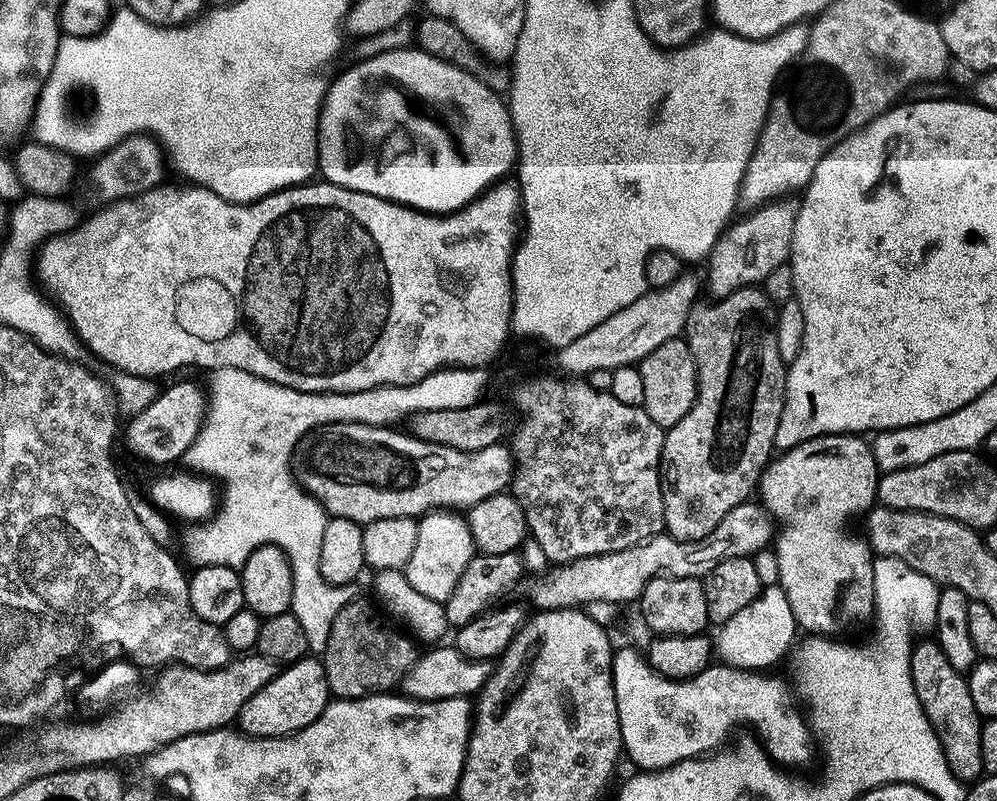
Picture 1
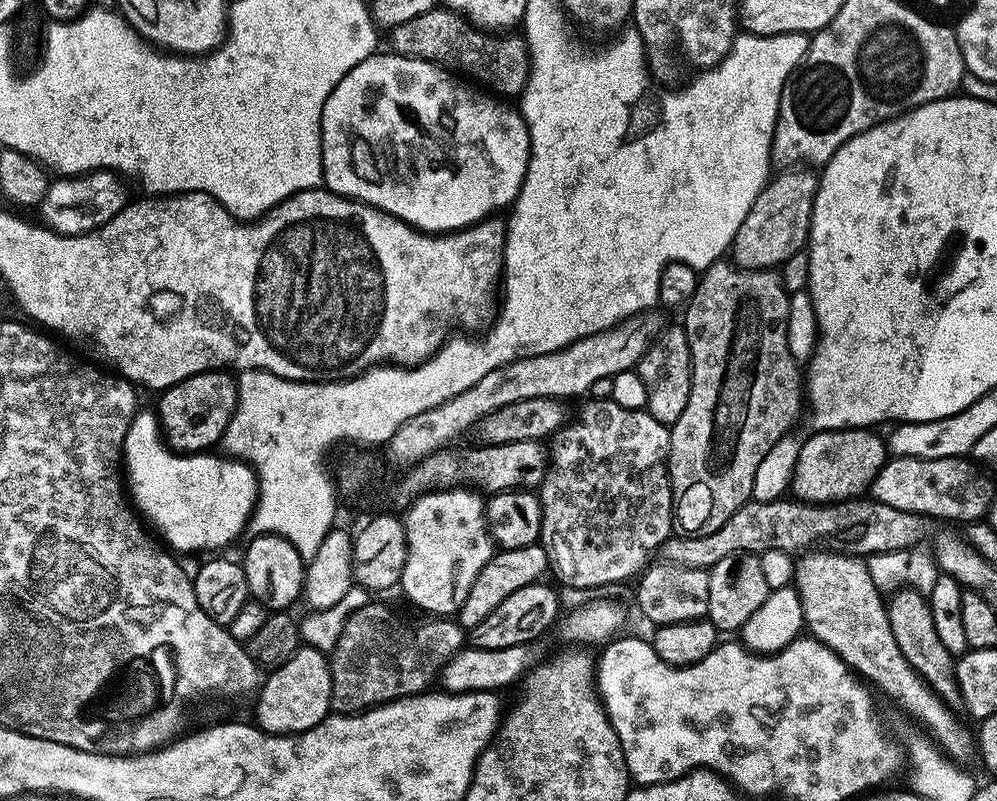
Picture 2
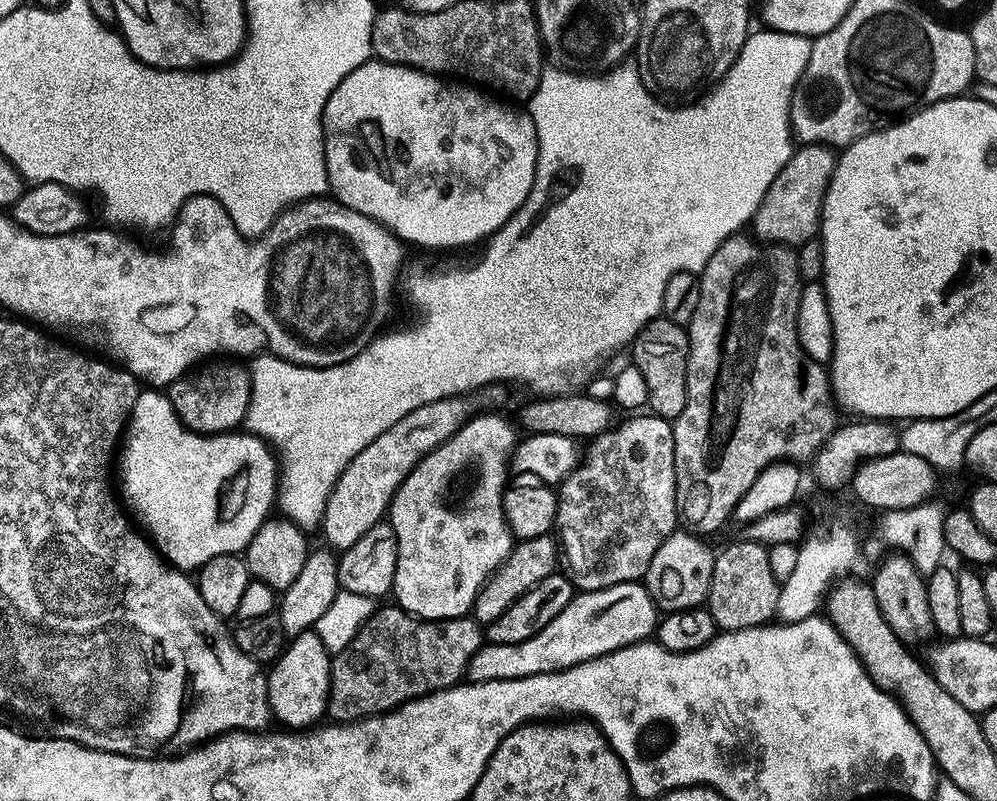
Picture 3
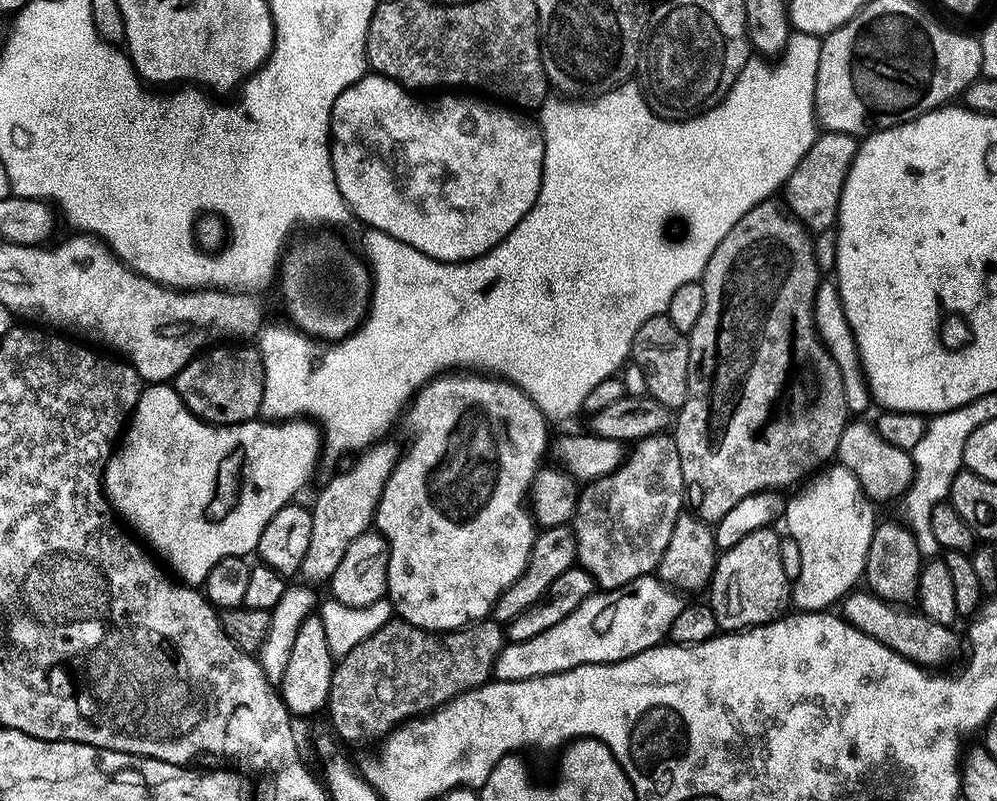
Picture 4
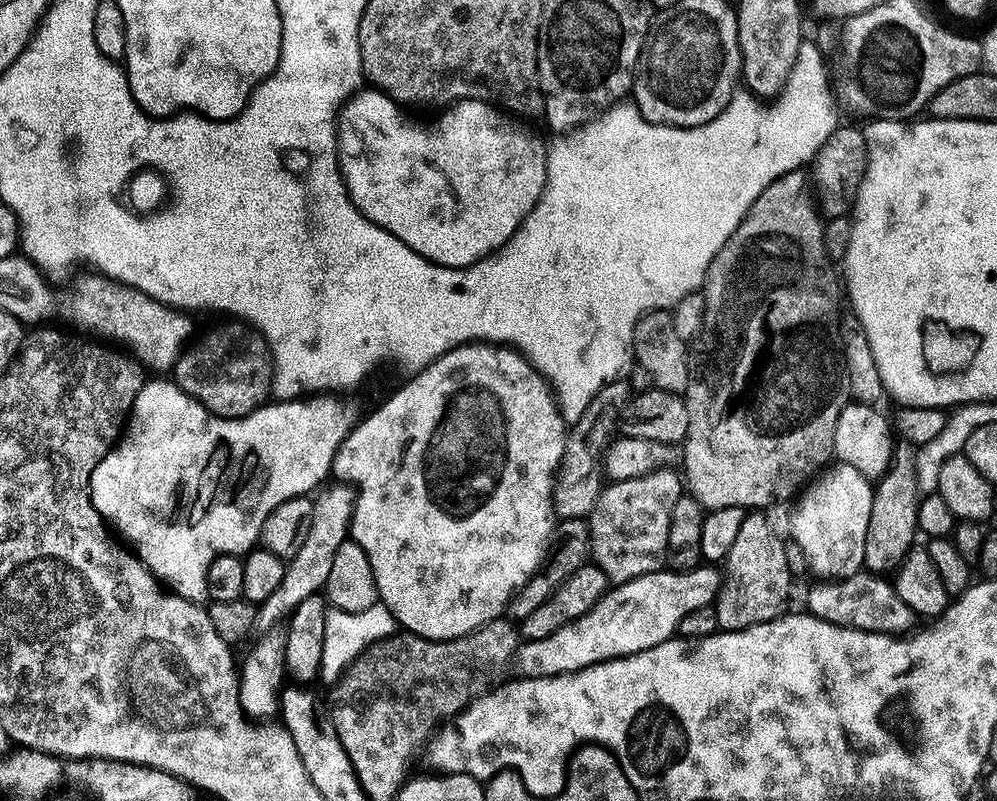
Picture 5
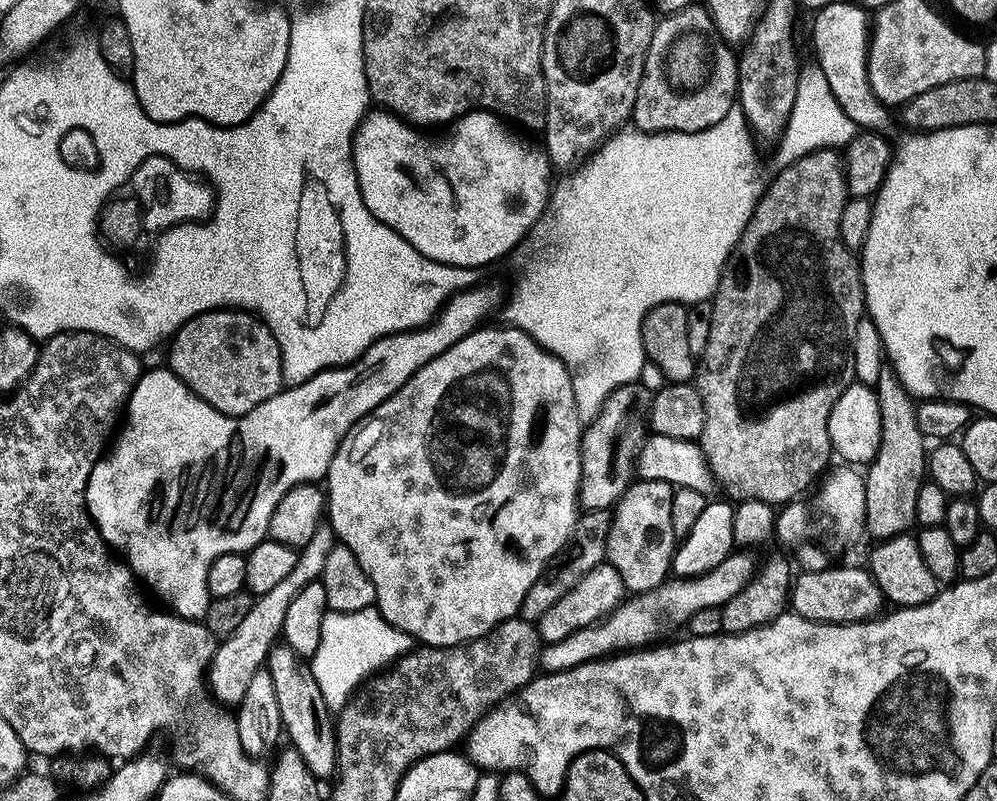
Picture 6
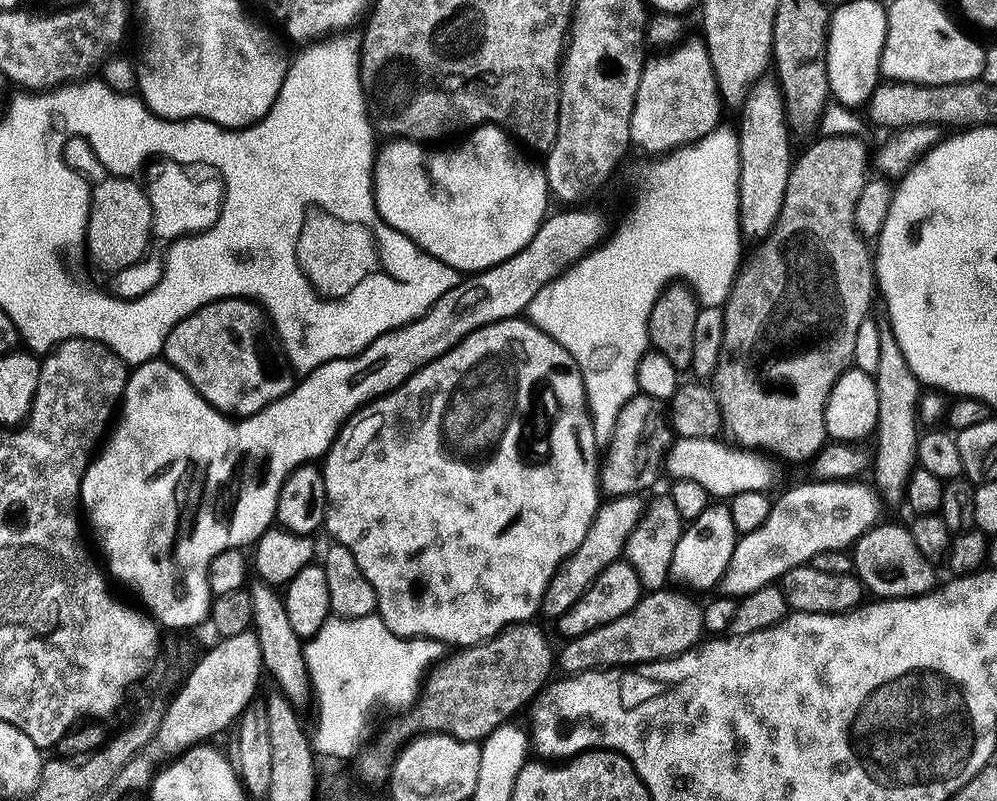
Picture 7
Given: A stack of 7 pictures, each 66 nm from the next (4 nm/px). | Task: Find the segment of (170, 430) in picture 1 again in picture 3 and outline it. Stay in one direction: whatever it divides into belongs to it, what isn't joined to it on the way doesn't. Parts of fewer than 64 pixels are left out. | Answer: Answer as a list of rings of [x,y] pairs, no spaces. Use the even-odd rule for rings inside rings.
[[[212,362],[171,385],[172,405],[189,432],[199,436],[222,436],[235,433],[239,429],[236,427],[247,421],[252,401],[252,374],[240,364],[243,363]]]

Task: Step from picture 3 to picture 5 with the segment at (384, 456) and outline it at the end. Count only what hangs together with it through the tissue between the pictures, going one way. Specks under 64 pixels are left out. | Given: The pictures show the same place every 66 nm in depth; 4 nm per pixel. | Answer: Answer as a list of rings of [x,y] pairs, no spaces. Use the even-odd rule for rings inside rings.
[[[335,487],[329,492],[321,491],[315,497],[314,526],[310,526],[306,546],[302,546],[302,550],[298,550],[298,554],[293,560],[287,561],[286,579],[282,581],[282,587],[278,589],[278,594],[274,594],[264,604],[259,605],[255,627],[261,628],[261,633],[265,634],[277,626],[283,625],[296,608],[302,606],[302,602],[306,602],[306,598],[321,595],[327,589],[330,569],[334,567],[334,558],[338,558],[338,550],[350,536],[352,515],[356,512],[356,497],[358,495],[355,487]]]

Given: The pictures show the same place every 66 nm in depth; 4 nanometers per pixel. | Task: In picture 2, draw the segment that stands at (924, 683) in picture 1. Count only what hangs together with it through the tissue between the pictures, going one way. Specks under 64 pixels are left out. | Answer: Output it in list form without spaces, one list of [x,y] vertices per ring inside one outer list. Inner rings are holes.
[[[905,587],[887,601],[886,607],[894,638],[897,639],[899,649],[910,662],[911,668],[938,693],[944,704],[951,708],[961,707],[963,700],[961,690],[957,685],[956,658],[939,639],[938,630],[934,625],[933,612],[928,605],[928,596],[923,592],[917,592],[914,588]]]

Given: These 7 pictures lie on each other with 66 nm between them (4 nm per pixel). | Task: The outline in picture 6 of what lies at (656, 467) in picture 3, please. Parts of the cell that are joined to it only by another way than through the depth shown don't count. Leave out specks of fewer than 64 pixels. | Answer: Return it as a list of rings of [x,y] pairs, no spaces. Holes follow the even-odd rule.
[[[646,480],[629,488],[614,509],[606,560],[620,571],[633,593],[655,592],[673,575],[672,555],[678,543],[674,530],[676,494],[671,484]]]

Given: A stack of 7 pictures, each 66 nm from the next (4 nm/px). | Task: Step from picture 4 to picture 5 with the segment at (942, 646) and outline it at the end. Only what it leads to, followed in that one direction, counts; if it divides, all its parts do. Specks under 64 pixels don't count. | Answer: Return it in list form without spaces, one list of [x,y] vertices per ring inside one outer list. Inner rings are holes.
[[[863,570],[858,575],[839,582],[816,582],[804,596],[807,615],[842,626],[846,630],[858,630],[883,636],[907,637],[918,628],[918,617],[902,598],[898,598],[895,583],[883,576],[873,576]]]

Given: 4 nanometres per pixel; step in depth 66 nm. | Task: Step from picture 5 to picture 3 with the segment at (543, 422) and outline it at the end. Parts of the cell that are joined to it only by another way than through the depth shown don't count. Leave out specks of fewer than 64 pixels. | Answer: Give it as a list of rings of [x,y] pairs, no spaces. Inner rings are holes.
[[[477,414],[465,424],[454,438],[447,440],[441,448],[434,450],[421,462],[418,467],[406,478],[406,482],[398,490],[398,494],[392,499],[390,509],[390,523],[394,534],[398,538],[398,570],[396,571],[396,587],[394,589],[395,603],[419,620],[462,620],[475,609],[476,599],[480,591],[488,585],[488,579],[498,571],[510,558],[514,549],[514,537],[512,527],[508,525],[508,519],[504,513],[504,494],[509,487],[508,472],[513,456],[516,454],[518,439],[516,440],[517,425],[507,420],[504,414]]]

